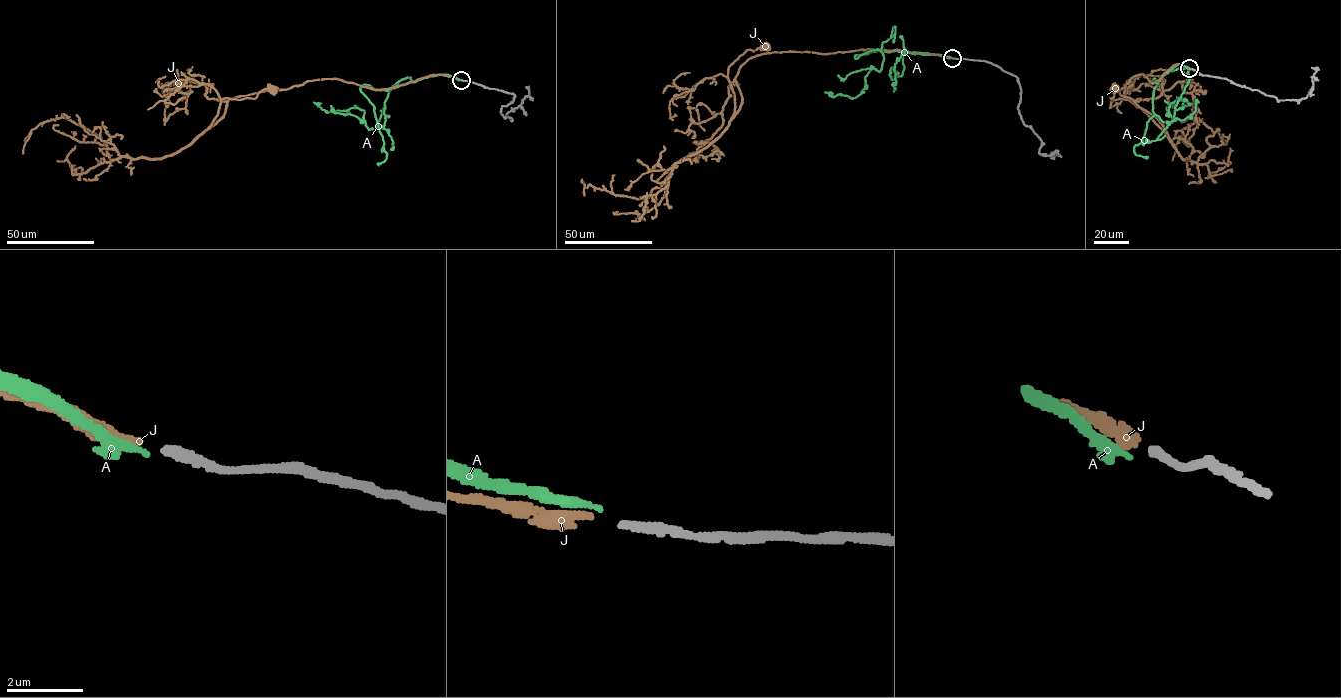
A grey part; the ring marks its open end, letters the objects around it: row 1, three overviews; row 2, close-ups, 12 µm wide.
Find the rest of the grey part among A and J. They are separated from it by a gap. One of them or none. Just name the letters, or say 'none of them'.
J

